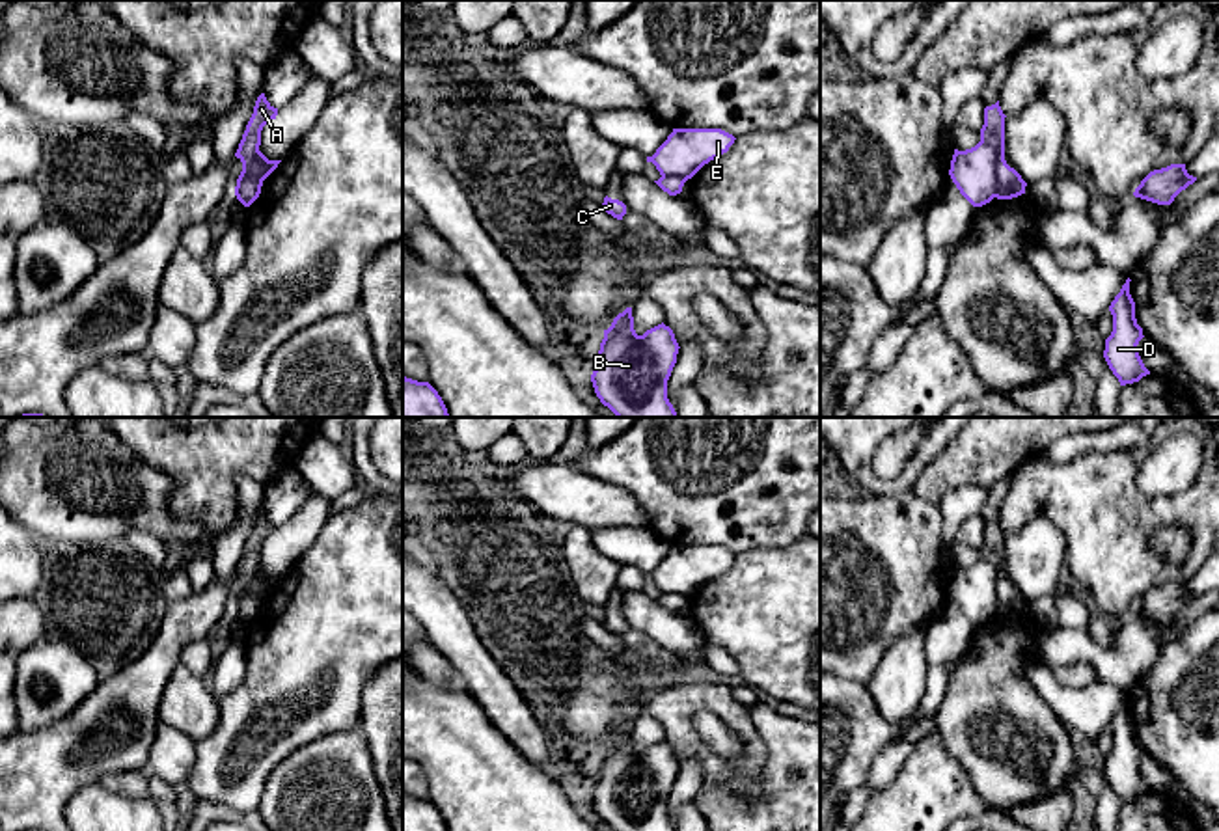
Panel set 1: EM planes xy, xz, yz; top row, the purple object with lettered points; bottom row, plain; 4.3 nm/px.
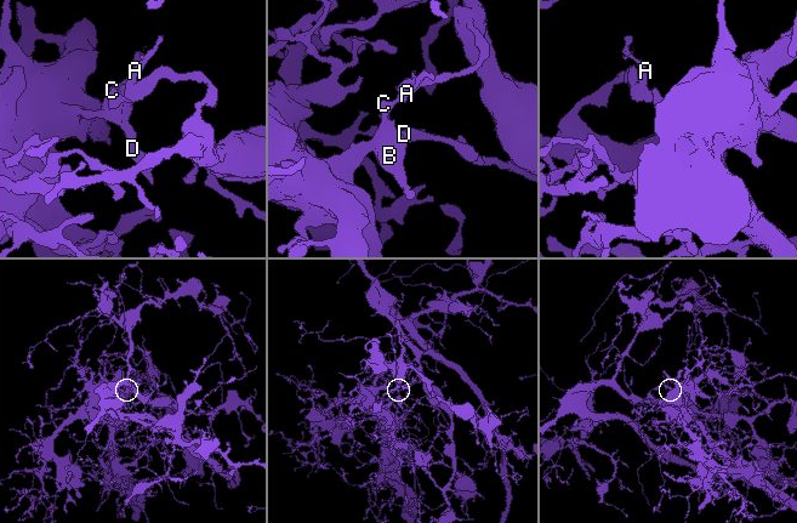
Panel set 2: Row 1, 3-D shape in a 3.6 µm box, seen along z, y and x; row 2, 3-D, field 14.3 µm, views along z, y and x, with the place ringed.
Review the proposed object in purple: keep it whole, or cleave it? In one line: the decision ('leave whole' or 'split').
split

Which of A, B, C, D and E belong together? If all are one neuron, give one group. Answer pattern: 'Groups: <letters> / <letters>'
Groups: A B C D / E

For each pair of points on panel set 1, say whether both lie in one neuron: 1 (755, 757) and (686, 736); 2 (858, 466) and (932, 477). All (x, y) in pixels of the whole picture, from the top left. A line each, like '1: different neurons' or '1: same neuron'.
1: same neuron
2: different neurons

